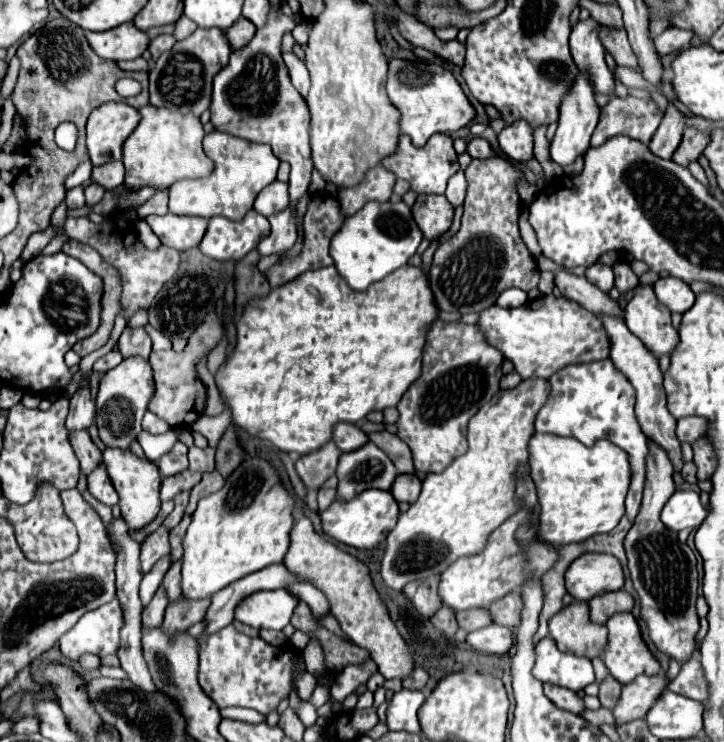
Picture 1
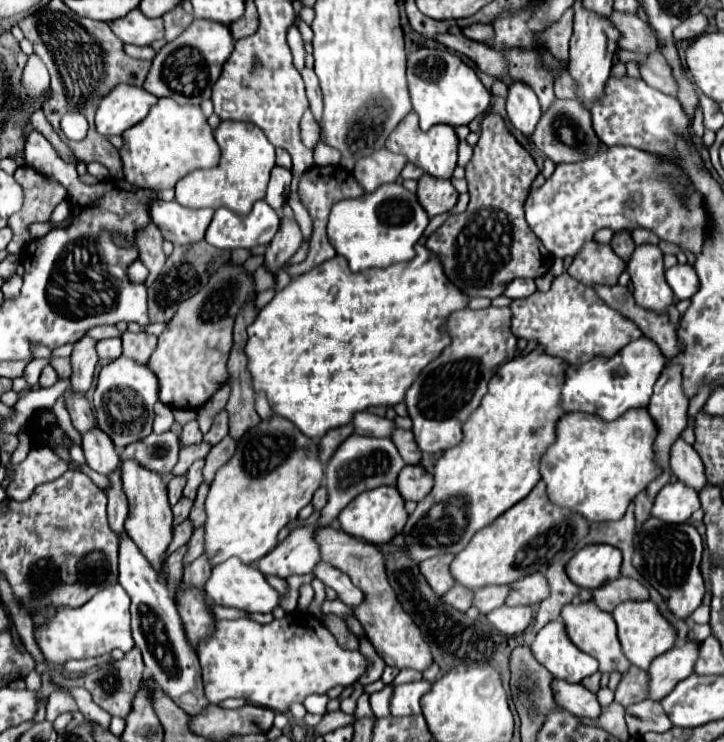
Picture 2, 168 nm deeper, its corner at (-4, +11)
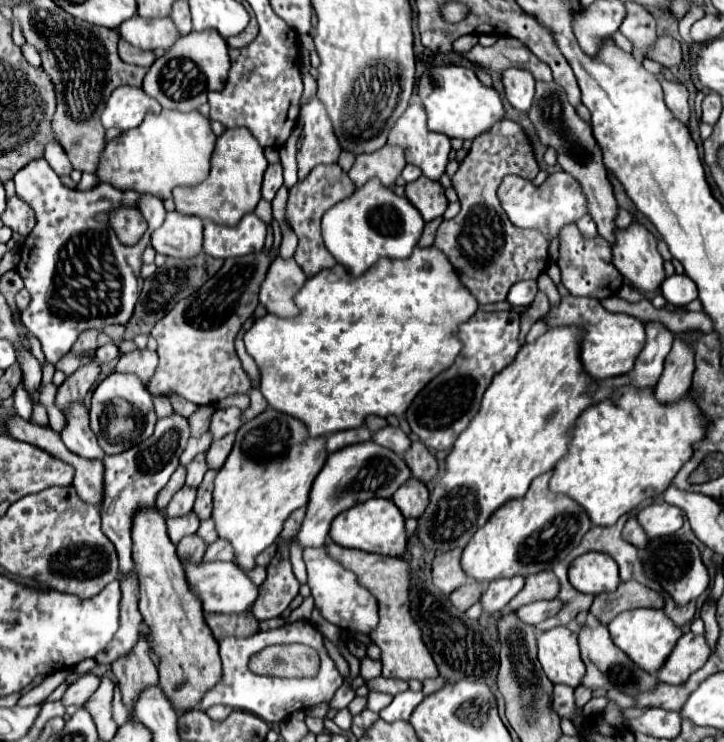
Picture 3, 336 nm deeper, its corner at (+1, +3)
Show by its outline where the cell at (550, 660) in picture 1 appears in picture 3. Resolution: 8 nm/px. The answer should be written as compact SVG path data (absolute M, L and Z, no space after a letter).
M568 627L550 629L538 637L538 661L552 683L578 687L586 675L576 633Z

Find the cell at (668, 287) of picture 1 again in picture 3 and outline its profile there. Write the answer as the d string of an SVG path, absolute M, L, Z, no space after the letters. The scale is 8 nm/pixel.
M672 275L672 277L666 277L662 281L662 295L664 299L670 303L670 305L686 305L690 301L694 301L698 297L698 289L696 289L696 283L686 277L686 275Z

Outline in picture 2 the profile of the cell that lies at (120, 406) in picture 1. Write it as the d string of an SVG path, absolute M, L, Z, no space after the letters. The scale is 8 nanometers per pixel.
M121 355L119 359L111 361L101 369L93 395L93 407L97 415L97 427L111 437L117 453L121 453L121 449L127 447L129 443L139 441L153 431L155 417L153 405L159 401L157 389L159 389L157 377L149 371L149 367L125 355Z

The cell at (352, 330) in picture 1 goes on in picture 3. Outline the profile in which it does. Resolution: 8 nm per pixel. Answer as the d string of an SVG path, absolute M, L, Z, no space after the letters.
M416 247L408 259L400 259L400 261L380 259L380 261L376 261L376 265L372 265L372 269L368 269L368 273L364 273L360 277L350 277L350 273L342 265L336 265L336 269L324 269L318 275L314 275L312 279L306 279L304 287L294 295L294 303L298 307L296 317L278 317L274 313L266 313L264 317L256 319L254 325L246 331L244 343L246 343L246 351L254 357L256 365L260 369L260 377L262 377L260 379L260 391L266 397L268 405L272 409L280 411L280 413L296 417L298 421L304 421L310 437L326 437L326 435L336 433L336 431L346 431L346 429L360 427L364 423L366 415L380 415L380 417L404 415L408 405L416 397L416 393L432 377L436 377L438 373L448 369L452 359L460 353L462 345L460 345L460 341L456 337L458 325L468 321L478 309L476 299L468 293L468 289L464 289L460 285L460 281L456 277L456 271L452 269L452 265L444 257L444 253L440 253L440 249L436 249L436 247L426 247L426 249Z

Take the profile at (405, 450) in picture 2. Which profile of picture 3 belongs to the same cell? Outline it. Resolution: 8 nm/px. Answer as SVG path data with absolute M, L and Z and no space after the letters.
M420 441L410 445L410 449L404 453L404 461L410 467L412 475L424 483L430 481L438 471L438 463L434 455L430 455L430 451Z

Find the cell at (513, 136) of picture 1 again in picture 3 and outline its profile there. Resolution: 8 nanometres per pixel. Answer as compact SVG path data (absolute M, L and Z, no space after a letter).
M506 69L502 73L504 93L510 105L518 113L528 113L534 99L534 81L530 73L524 73L524 69Z

